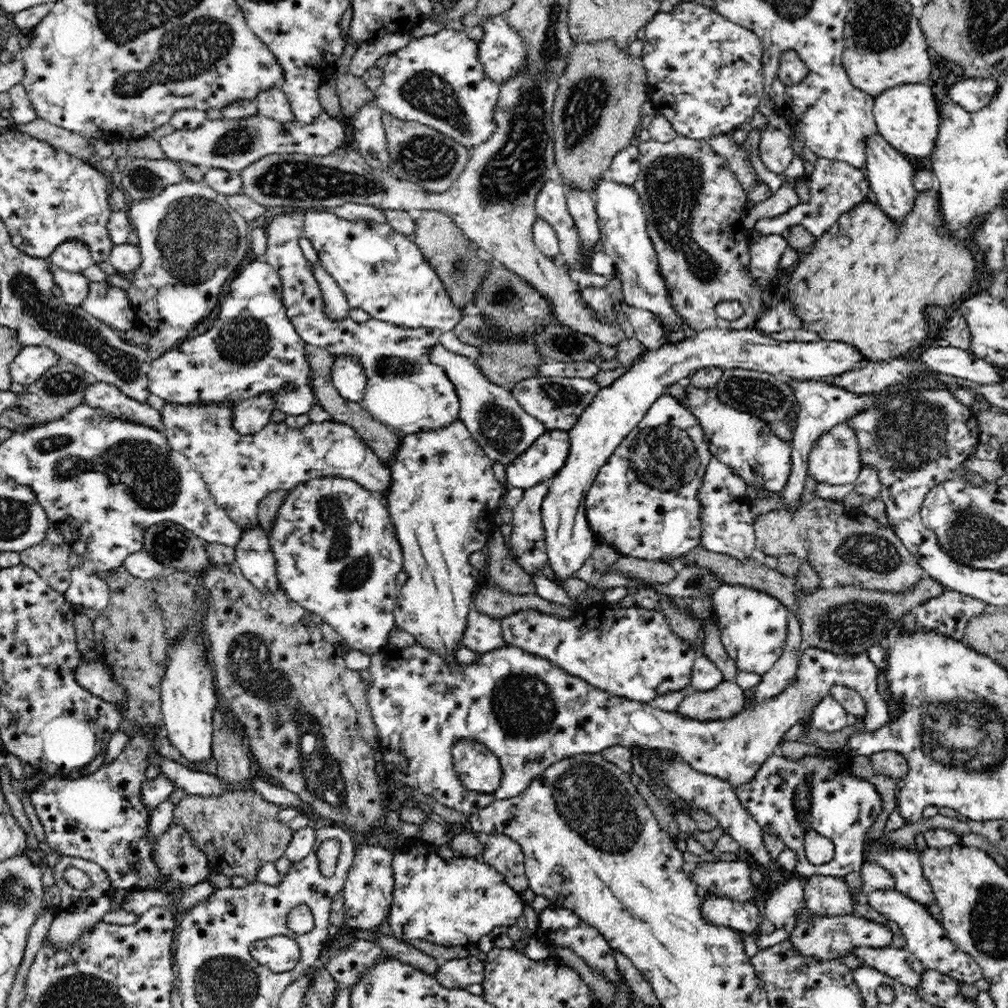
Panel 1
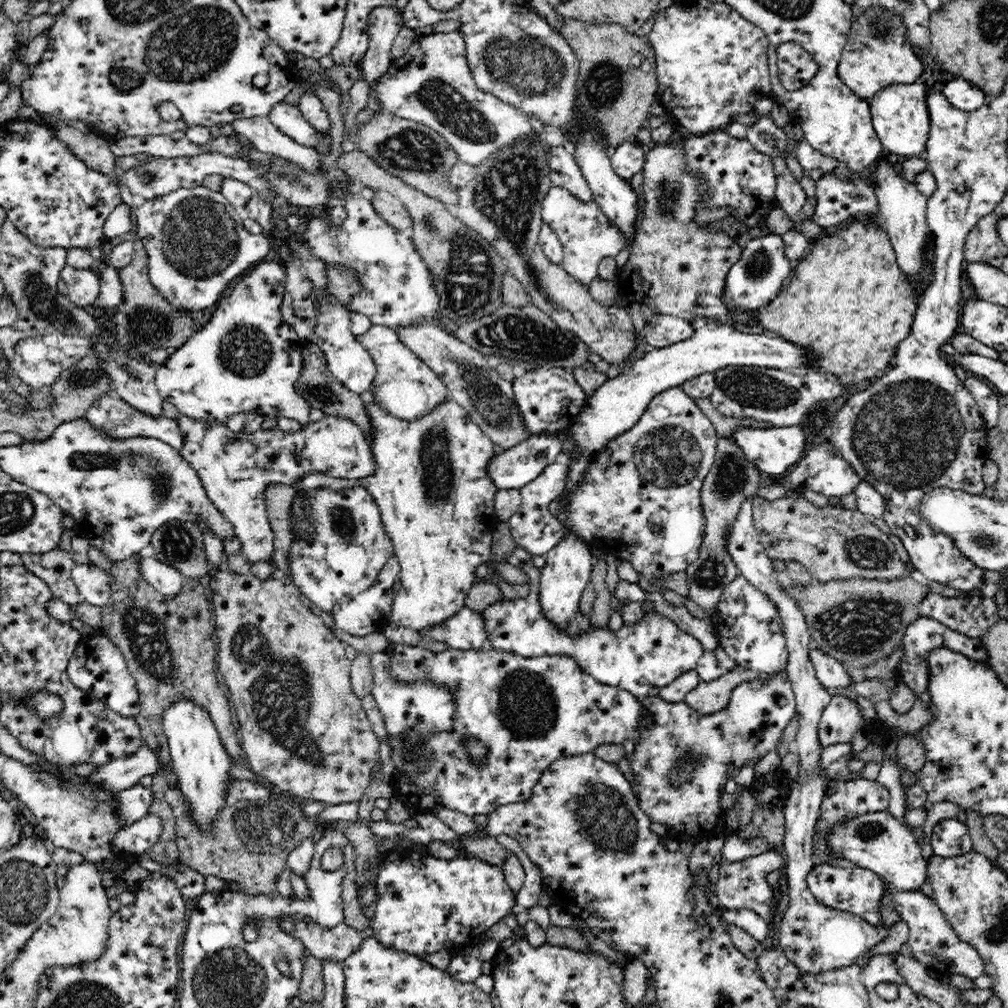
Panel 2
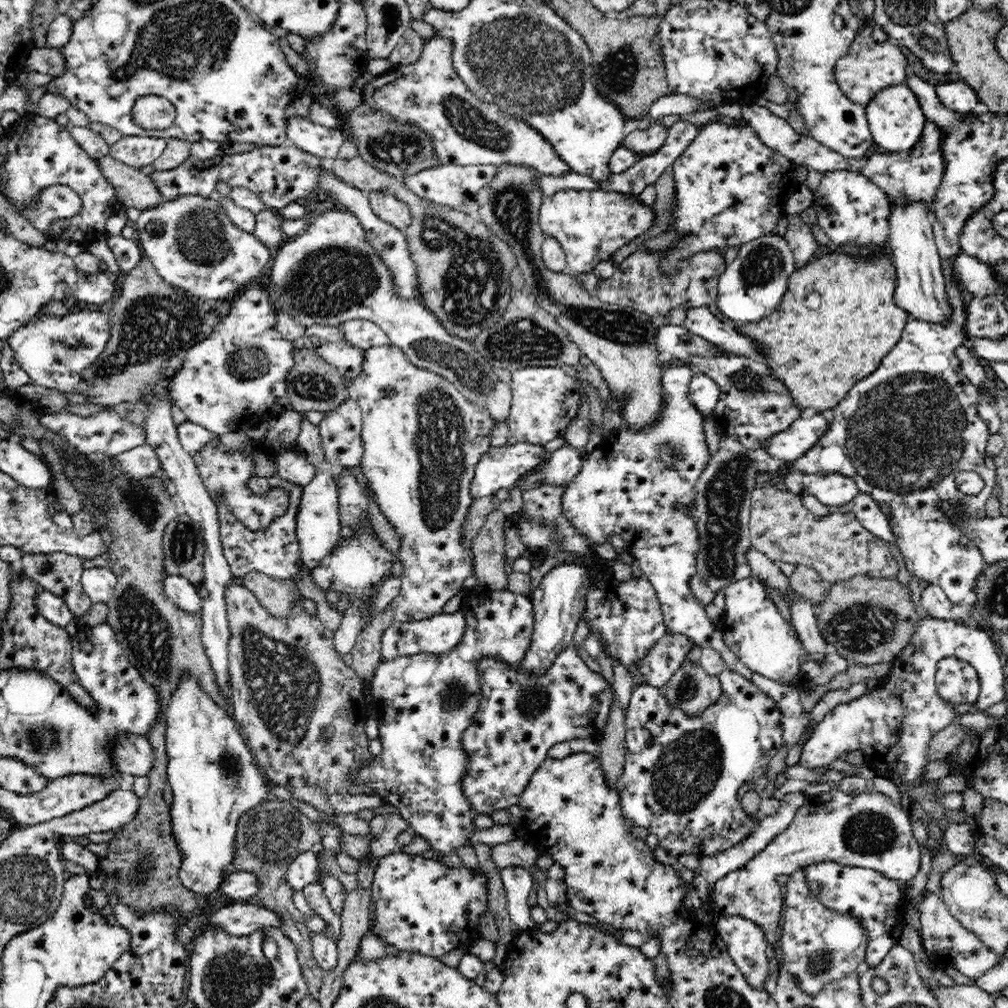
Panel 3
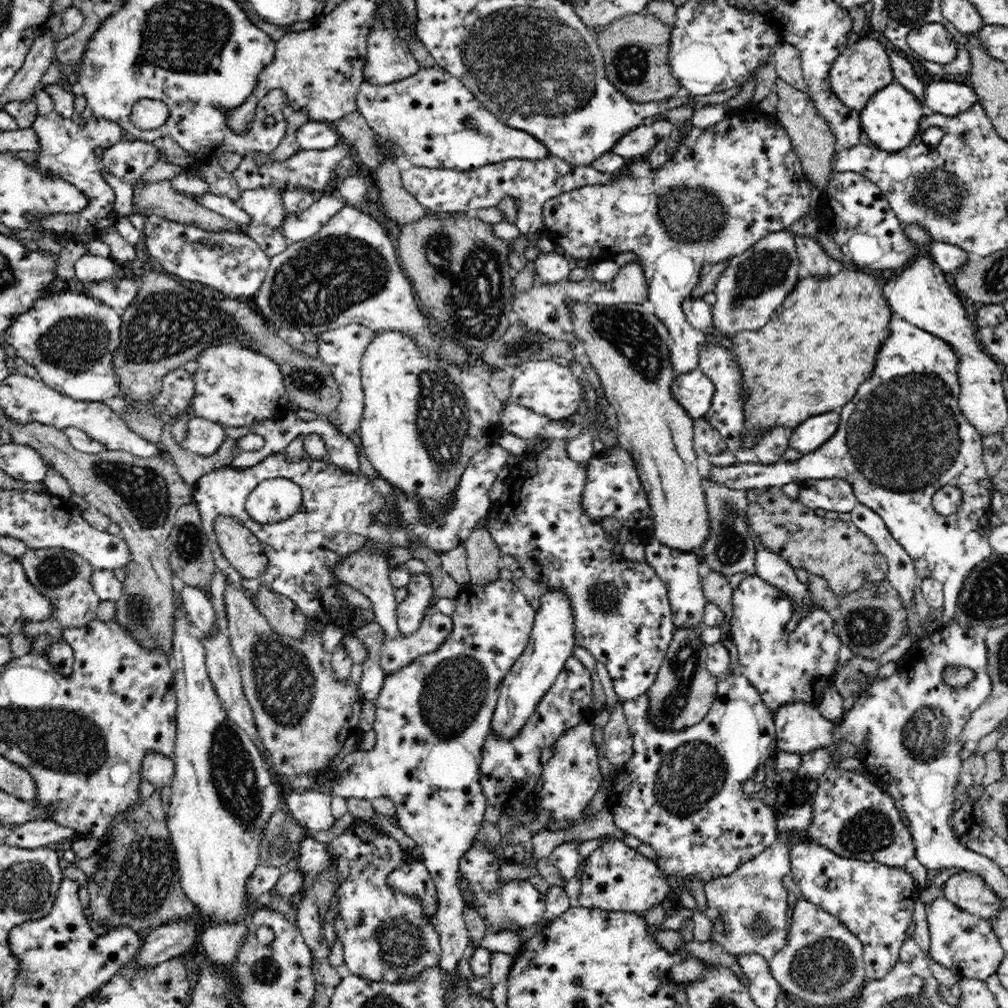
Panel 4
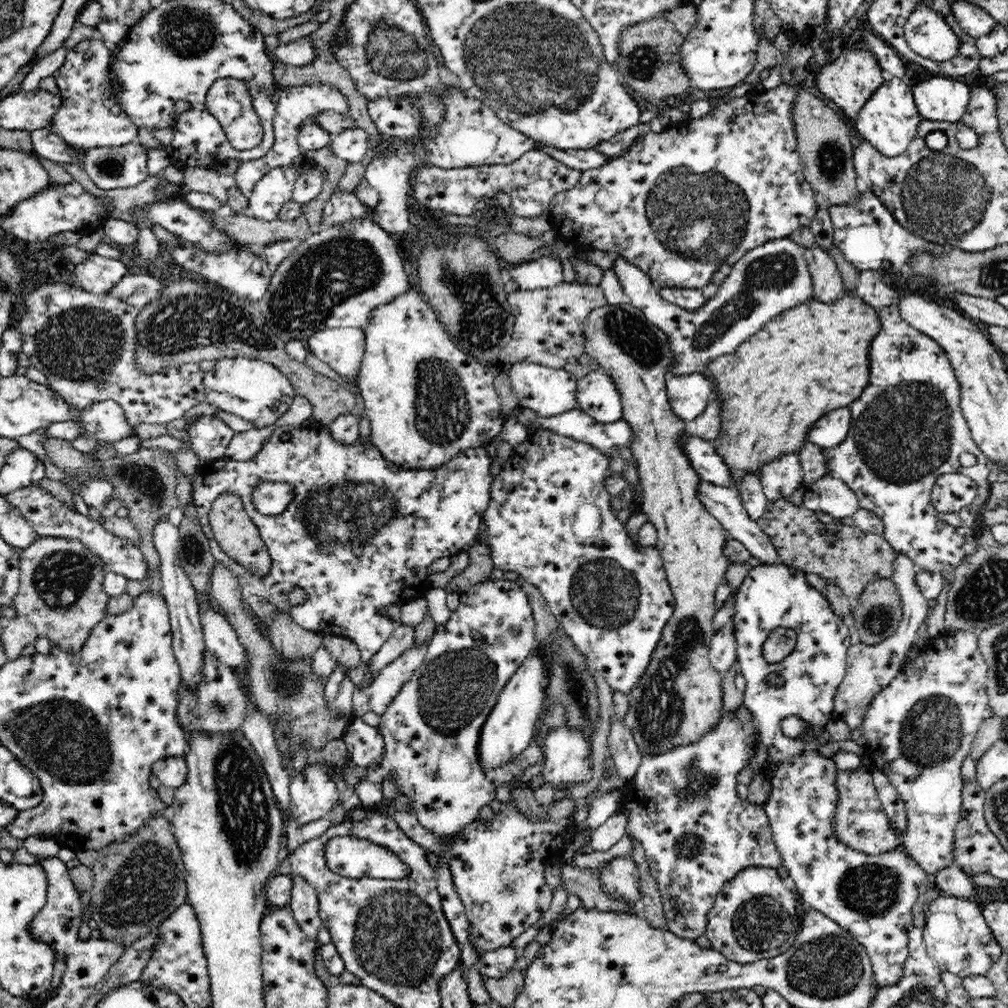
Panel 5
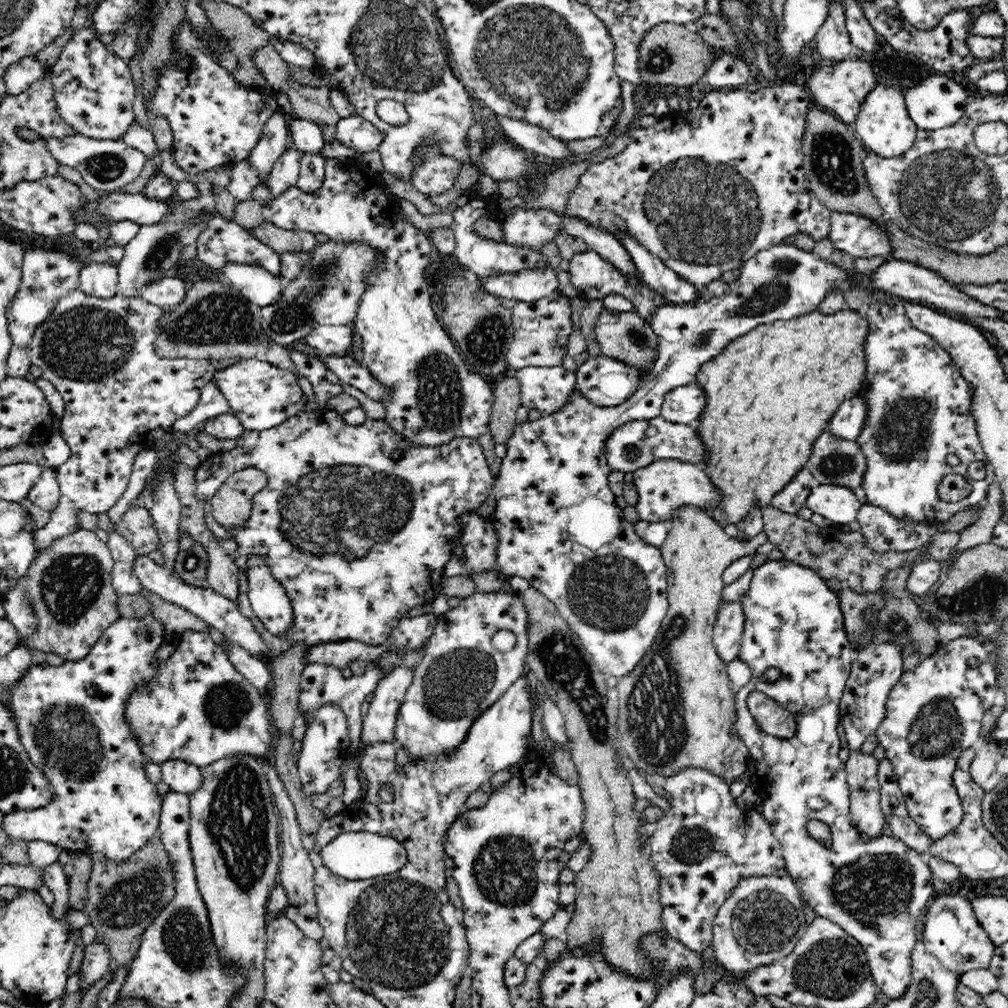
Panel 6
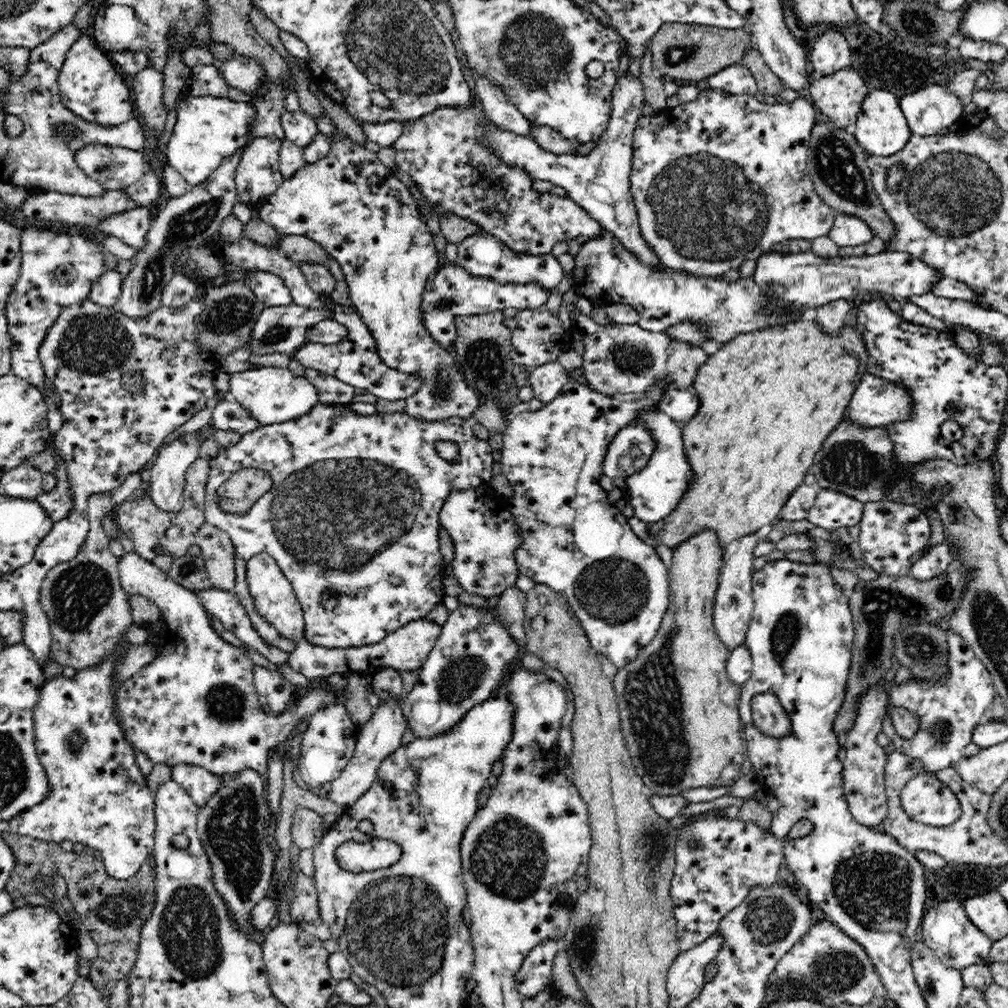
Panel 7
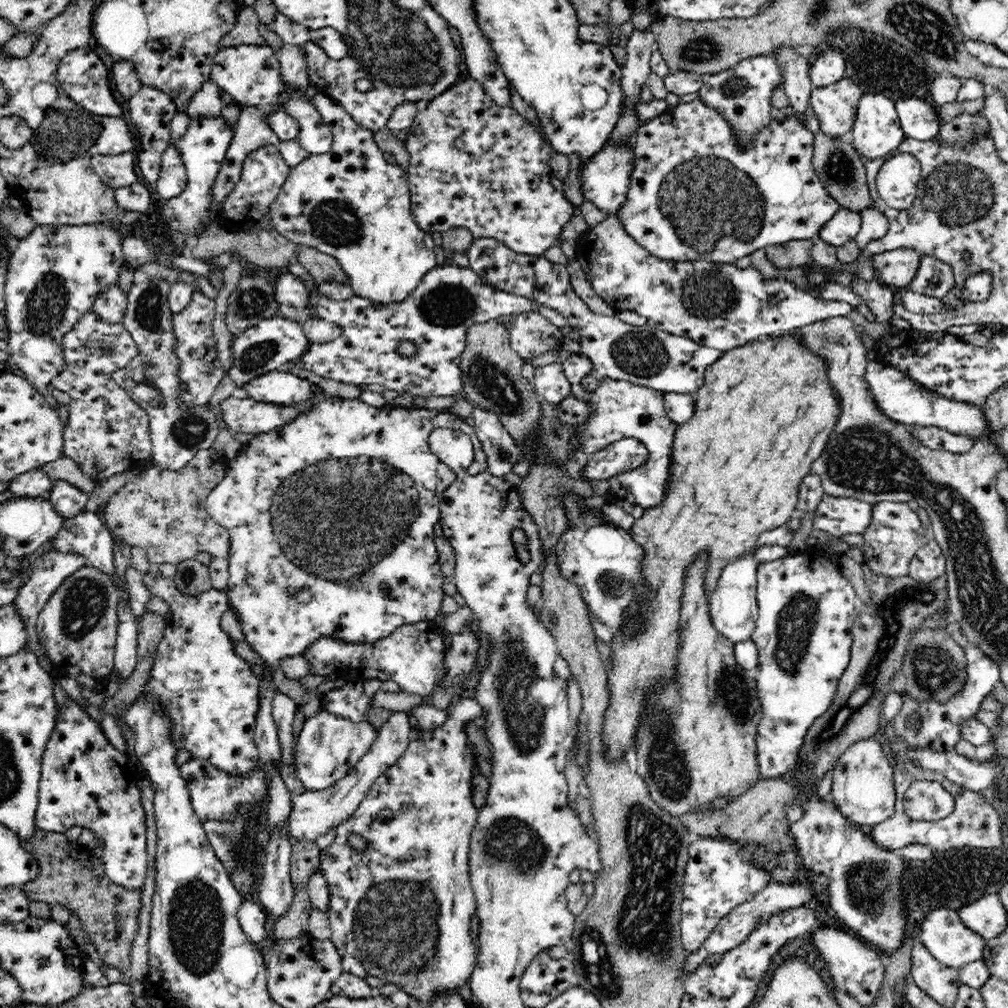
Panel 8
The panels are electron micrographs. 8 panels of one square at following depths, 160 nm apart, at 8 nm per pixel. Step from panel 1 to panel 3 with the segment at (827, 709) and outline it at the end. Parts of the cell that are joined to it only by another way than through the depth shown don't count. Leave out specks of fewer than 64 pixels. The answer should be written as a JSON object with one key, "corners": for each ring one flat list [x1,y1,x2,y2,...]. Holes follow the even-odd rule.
{"corners":[[923,615,922,620,917,623,909,643,891,662,892,667,888,674,879,680,879,686,870,694,864,694,861,698,833,706,825,718,815,726,810,738,803,744,798,766,821,771,823,767,832,764,842,752,861,750,866,758,866,766,876,772,876,776,886,780,901,780,908,782,910,786,920,786,923,783,922,774,924,766,928,764,928,742,934,733,944,731,950,724,954,723,956,714,952,703,940,699,937,695,935,684,935,673,937,665,944,657,956,657,958,660,967,661,979,674,980,696,973,705,976,708,988,708,1000,701,1006,700,1007,677,1003,674,1000,657,996,653,994,640,983,627,959,623,953,620,935,619]]}

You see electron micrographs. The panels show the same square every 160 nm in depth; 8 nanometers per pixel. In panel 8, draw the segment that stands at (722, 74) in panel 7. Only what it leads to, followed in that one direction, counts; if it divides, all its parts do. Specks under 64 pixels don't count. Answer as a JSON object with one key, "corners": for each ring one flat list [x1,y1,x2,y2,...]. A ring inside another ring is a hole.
{"corners":[[774,55,753,56,741,60,736,66,724,69,713,75,703,75,704,84,698,91,699,98,704,103,722,113,734,127,740,145,746,148,751,143,753,134,758,129,765,128,772,120,772,94,783,86,784,77]]}

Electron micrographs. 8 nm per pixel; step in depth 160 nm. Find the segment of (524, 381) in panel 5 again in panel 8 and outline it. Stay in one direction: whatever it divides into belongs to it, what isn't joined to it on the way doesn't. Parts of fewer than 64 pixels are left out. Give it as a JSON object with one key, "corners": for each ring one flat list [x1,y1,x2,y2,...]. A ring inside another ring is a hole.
{"corners":[[559,360,536,367,532,383,534,392,551,404,571,394,570,383]]}

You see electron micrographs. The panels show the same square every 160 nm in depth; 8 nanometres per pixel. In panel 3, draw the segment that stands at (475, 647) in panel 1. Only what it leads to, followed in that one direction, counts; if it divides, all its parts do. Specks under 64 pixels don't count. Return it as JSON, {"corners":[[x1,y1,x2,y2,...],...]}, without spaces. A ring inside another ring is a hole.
{"corners":[[462,610,452,614,442,612,416,622,400,623,395,620,386,630,383,630,381,636,382,661,390,661,394,657,422,654,427,659,432,659,440,654,446,654,462,642,466,628,466,613]]}

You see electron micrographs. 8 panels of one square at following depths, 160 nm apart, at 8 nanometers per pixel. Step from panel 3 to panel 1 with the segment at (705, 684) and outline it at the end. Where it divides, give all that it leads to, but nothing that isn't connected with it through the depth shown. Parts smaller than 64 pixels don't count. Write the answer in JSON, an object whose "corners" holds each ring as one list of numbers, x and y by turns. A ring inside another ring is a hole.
{"corners":[[725,680,712,690,690,693,677,705,676,712,698,721,726,720,744,710,746,703,746,692,735,681]]}

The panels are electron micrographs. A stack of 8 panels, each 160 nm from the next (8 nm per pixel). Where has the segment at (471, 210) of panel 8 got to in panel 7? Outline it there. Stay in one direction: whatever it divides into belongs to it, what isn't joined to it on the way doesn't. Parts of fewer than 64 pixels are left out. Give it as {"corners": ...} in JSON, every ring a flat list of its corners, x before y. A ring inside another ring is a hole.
{"corners":[[474,102,474,108,468,108,468,110,455,110,455,108,452,107,440,107,439,110,432,111,430,115,424,115,420,119,403,123,404,130,402,130,400,138,392,144,392,147,396,152,395,164,401,171,410,175,412,182,418,190,420,190,420,194,424,196,423,201,427,200,428,204,430,204,428,208,420,208,421,211,424,210,426,212,436,213,438,214,439,220,441,215,456,215,462,219,470,220,472,223,477,224,482,232,498,238,501,243,506,245,506,247,510,248,512,251,533,256,549,254,556,243,576,239,578,236,584,236,588,238,588,240,592,240,600,239,605,235,605,229,603,226,596,220,593,220,576,202,573,202,568,197,550,194,549,192,544,192,544,194,542,192,536,192,536,190,532,188,532,178,524,175,524,173,518,171,517,168,508,169,505,164,501,164,501,162,495,158,495,154,491,154,487,148,479,146,479,144,477,144,477,138,490,124,495,125,493,124,492,119,488,118,488,115,485,114,483,105,478,104,478,102]]}

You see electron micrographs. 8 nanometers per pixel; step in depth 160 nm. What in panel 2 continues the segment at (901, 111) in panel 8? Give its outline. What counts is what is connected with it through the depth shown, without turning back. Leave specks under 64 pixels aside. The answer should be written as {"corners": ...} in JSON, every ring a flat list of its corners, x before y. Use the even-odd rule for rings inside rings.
{"corners":[[962,78,948,82,943,87,942,93,950,101,950,104,966,112,978,110,989,99,981,88]]}

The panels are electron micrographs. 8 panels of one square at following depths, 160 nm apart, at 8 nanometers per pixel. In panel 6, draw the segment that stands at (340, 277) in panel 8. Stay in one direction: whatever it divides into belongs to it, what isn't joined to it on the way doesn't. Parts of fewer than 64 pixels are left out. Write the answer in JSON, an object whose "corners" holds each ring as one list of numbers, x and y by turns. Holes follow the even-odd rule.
{"corners":[[265,223,258,228,252,228,249,232,280,255,302,252,310,254,317,245,315,235,312,232,286,230,273,223]]}

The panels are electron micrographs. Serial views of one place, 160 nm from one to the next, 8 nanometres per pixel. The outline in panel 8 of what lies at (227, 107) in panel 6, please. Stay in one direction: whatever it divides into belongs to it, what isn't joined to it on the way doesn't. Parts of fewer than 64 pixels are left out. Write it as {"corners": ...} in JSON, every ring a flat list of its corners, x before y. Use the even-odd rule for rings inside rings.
{"corners":[[222,114,218,118,190,118,186,134,174,142,186,167,187,186,180,196,168,199,161,208,162,222,170,234,172,252,183,254,186,238,189,236,198,238,206,228,217,223,211,212,213,185,220,173,234,131,235,123,222,117]]}

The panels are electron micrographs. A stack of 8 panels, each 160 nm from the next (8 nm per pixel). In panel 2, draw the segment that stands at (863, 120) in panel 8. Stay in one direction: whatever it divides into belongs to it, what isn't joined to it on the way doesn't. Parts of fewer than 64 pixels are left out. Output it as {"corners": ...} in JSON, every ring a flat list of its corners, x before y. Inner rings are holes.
{"corners":[[912,83,887,86,868,100,871,121,883,148,892,154,901,154,906,157,924,155,927,138,931,130,927,99,924,85]]}

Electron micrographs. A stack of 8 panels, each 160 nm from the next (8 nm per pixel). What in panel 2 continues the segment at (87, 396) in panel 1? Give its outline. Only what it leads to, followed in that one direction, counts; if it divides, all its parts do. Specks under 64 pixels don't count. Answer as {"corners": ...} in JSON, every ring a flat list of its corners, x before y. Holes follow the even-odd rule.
{"corners":[[114,392,100,396,87,410,84,417,87,417,87,420,92,421,94,425,98,425,99,428,106,429,112,437,120,437,120,439,138,436,156,437,158,440,163,440,166,444,172,445,176,450,181,450,183,438,181,438,180,430,177,430,176,418,171,419,166,416,154,418,153,416,148,416,132,408,122,398,116,396]]}

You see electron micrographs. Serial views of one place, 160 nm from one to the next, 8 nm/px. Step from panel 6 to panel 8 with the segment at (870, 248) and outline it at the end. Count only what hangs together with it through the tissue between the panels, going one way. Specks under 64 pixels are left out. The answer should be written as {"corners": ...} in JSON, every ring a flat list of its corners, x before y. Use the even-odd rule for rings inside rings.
{"corners":[[841,208,820,229,818,238,834,247,843,246,850,240,855,240,861,224,862,217,858,212]]}

